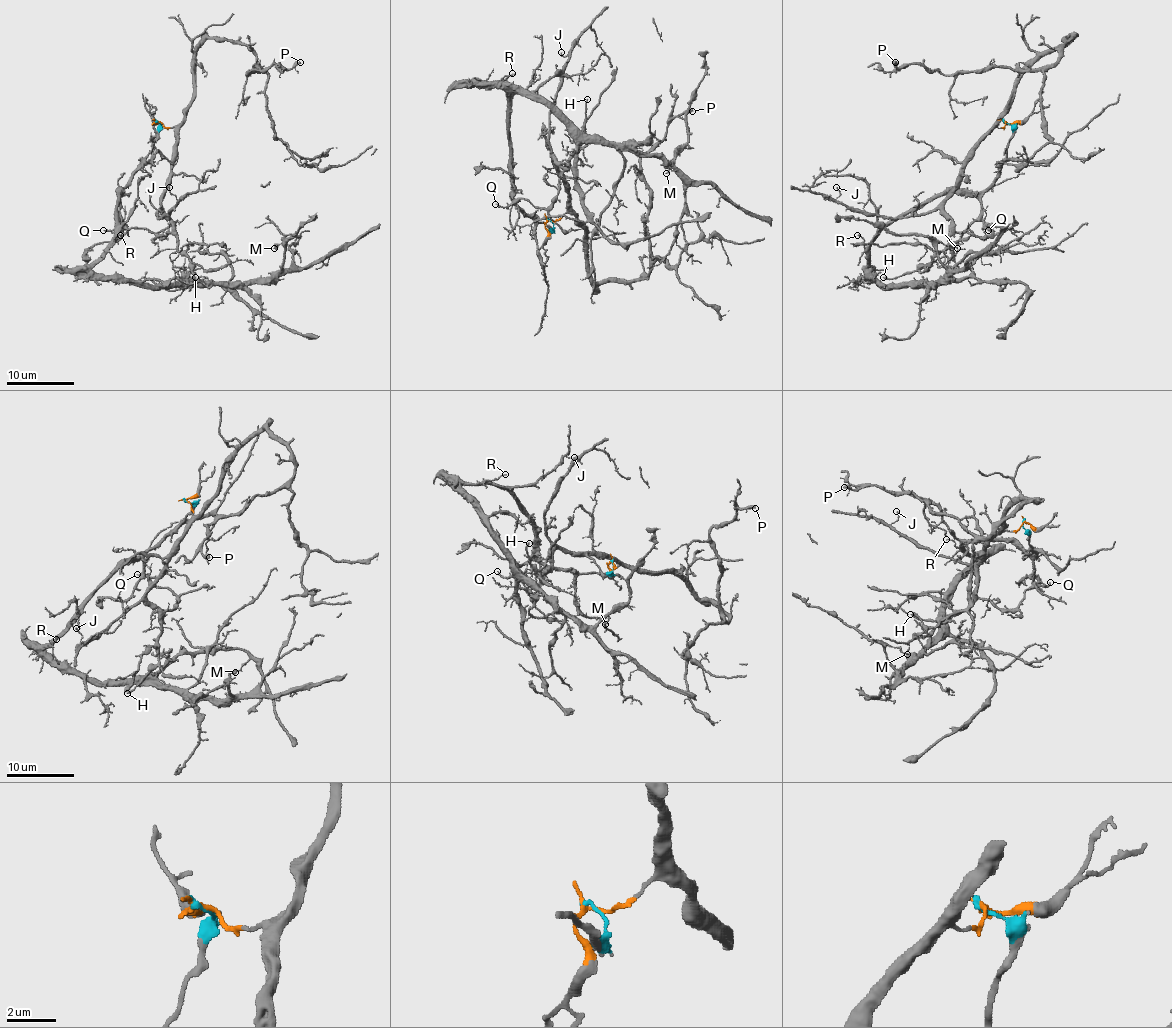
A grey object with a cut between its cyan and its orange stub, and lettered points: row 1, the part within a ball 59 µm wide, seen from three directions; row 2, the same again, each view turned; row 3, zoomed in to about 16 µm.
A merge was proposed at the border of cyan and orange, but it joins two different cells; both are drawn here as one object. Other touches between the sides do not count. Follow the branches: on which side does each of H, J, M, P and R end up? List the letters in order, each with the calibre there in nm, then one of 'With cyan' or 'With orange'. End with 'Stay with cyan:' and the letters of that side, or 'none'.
H: Thickness 160 nm. With orange
J: Thickness 110 nm. With orange
M: Thickness 100 nm. With cyan
P: Thickness 400 nm. With orange
R: Thickness 110 nm. With cyan
Stay with cyan: M, R

